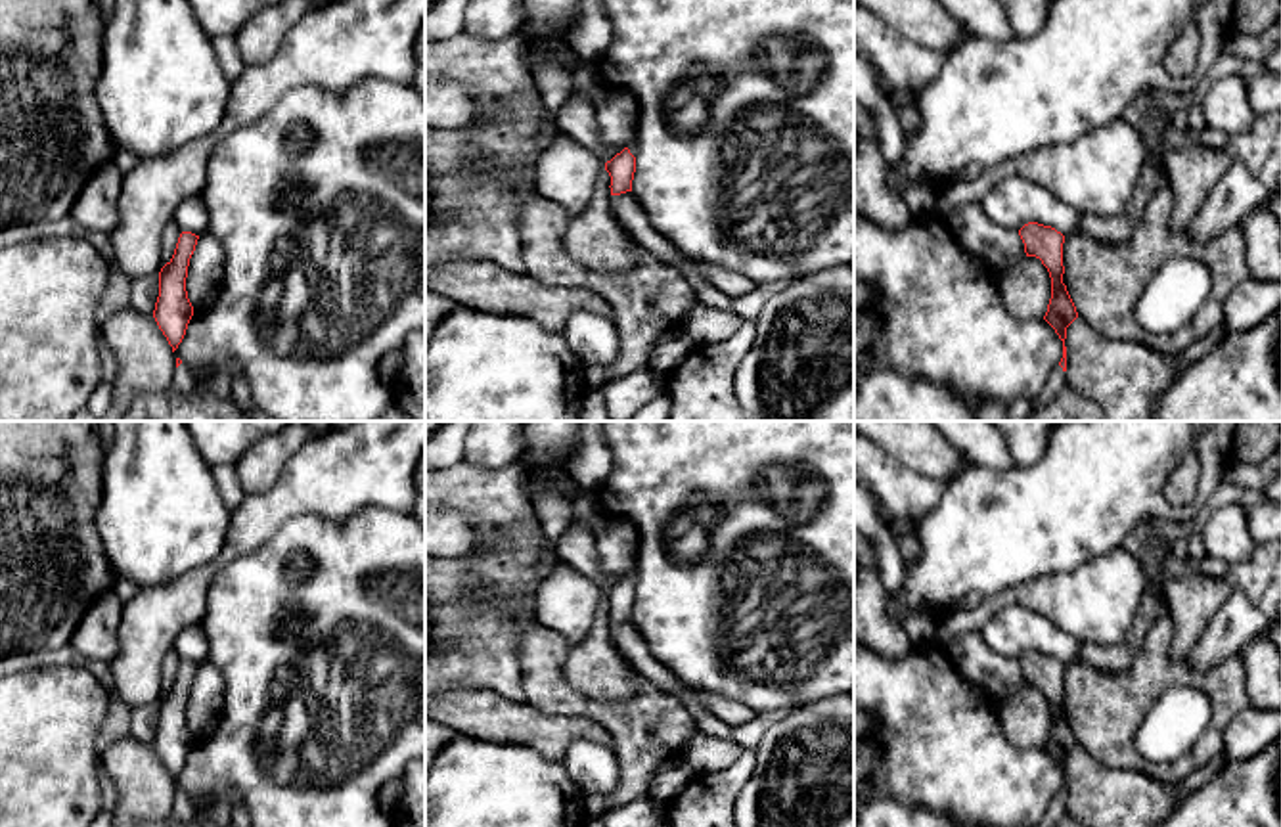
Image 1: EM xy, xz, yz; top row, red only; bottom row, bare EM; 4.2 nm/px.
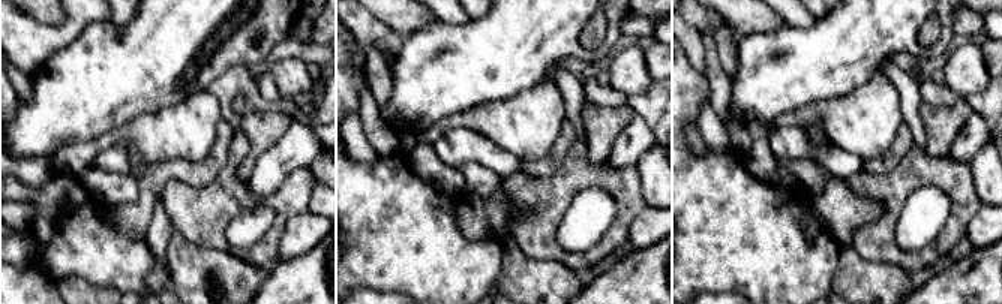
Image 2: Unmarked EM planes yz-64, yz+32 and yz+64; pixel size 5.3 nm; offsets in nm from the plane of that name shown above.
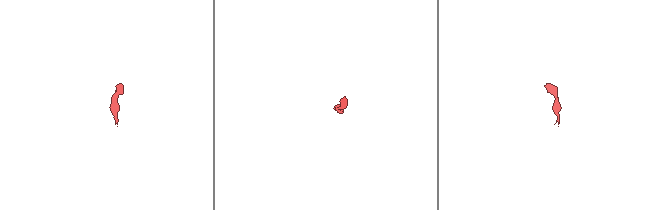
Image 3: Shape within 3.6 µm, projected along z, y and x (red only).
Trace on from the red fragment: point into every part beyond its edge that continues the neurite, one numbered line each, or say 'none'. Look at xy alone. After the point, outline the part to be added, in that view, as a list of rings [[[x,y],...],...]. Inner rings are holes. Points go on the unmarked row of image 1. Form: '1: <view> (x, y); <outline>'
1: xy (182, 808); [[[180,793],[180,794],[174,798],[172,814],[174,814],[178,819],[193,819],[193,817],[195,817],[195,808],[193,808],[191,800],[190,800],[184,793]]]

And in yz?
1: yz (1056, 810); [[[1057,794],[1049,804],[1047,814],[1042,817],[1042,821],[1036,827],[1053,827],[1057,819],[1063,816],[1065,816],[1065,800],[1061,794]]]

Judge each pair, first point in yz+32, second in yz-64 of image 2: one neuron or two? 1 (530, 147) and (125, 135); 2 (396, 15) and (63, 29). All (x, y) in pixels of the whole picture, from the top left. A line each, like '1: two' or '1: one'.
1: one
2: two

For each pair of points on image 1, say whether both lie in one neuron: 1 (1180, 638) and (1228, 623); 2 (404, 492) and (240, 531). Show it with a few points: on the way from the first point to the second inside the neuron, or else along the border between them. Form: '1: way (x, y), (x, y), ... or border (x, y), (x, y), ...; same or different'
1: border (1230, 594), (1182, 657); different
2: way (364, 491), (297, 491), (280, 502); same

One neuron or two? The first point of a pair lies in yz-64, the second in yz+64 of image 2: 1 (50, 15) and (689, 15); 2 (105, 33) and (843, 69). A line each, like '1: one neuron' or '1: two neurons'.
1: two neurons
2: one neuron

